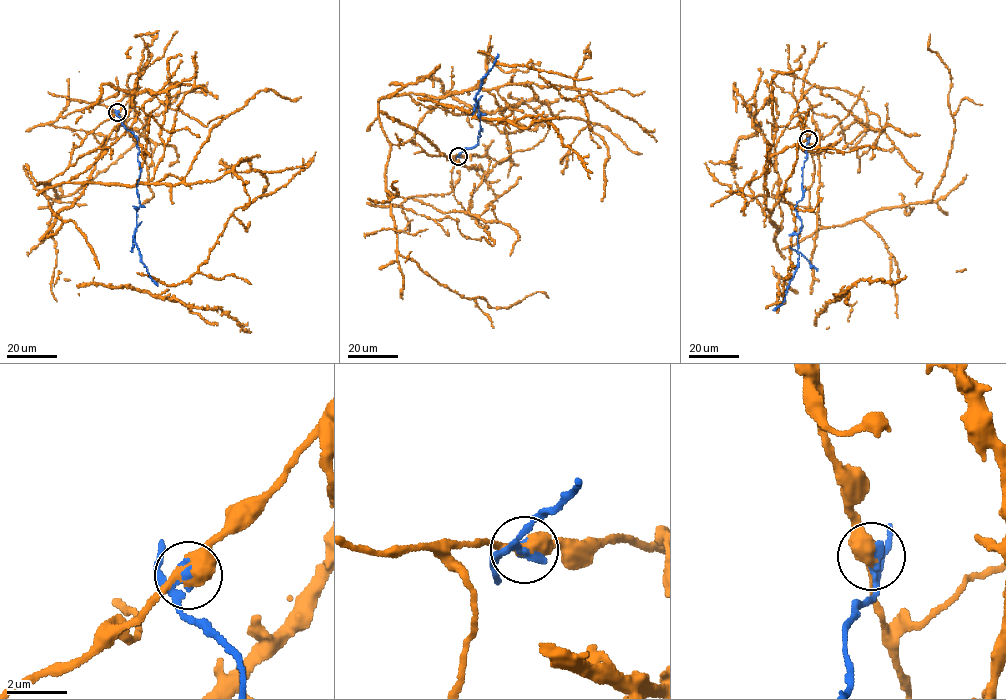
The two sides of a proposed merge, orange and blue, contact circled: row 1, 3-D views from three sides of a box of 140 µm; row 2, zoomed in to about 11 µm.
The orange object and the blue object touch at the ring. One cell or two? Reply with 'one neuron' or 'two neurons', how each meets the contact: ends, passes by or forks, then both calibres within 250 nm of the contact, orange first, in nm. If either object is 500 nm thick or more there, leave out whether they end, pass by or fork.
two neurons; orange passes by; blue passes by; calibres 480 and 380 nm

